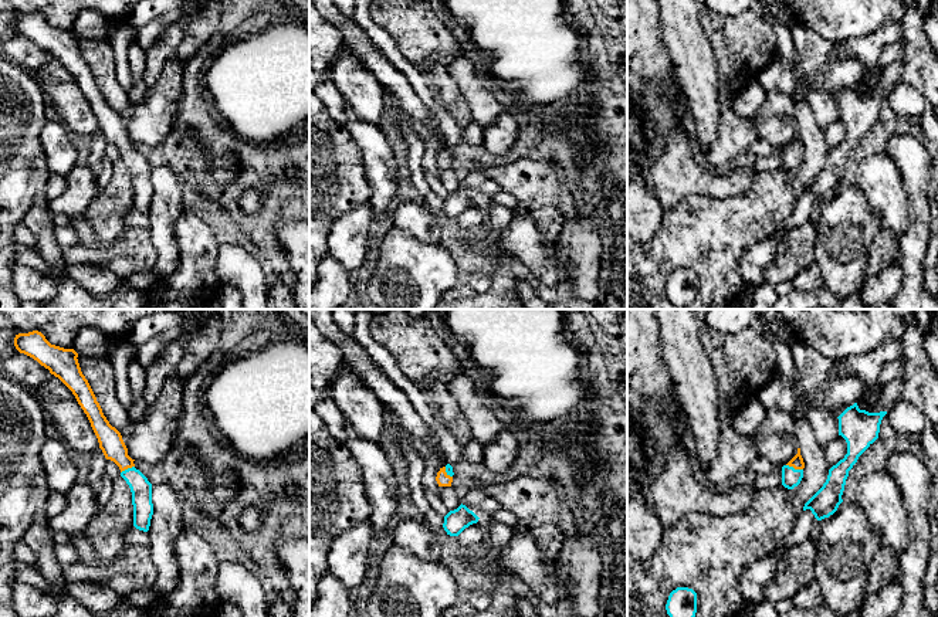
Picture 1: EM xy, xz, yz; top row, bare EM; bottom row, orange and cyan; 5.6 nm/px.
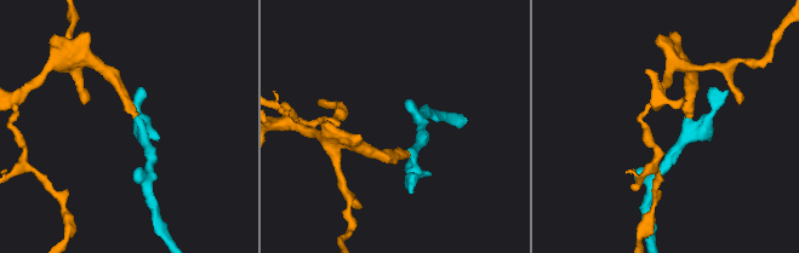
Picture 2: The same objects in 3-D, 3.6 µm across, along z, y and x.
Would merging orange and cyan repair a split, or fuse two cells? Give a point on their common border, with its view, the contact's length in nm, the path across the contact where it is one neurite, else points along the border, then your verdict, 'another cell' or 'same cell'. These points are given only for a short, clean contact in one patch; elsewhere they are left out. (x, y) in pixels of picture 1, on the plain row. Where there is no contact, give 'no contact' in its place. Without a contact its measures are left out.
meets orange in yz at (795, 151); contact 100 nm long; runs through yz (796, 143), (795, 151), (791, 159); same cell

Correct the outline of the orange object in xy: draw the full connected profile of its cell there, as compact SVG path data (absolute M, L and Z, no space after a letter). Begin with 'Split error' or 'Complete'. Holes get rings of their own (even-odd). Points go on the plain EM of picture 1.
Split error. M38 13L16 17L14 28L20 35L33 40L48 51L72 74L91 105L105 140L119 149L121 159L131 170L133 209L148 214L153 197L152 166L135 150L135 142L128 138L121 115L104 98L88 62L81 54L78 35L74 31L51 27Z

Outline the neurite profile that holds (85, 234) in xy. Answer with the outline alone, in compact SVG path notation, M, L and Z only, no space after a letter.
M84 214L72 217L74 228L77 230L79 245L85 248L96 248L95 234Z

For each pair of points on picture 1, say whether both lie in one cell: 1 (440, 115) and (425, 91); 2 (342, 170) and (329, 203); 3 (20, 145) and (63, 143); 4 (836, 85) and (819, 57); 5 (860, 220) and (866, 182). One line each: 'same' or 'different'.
1: same
2: same
3: different
4: same
5: different

